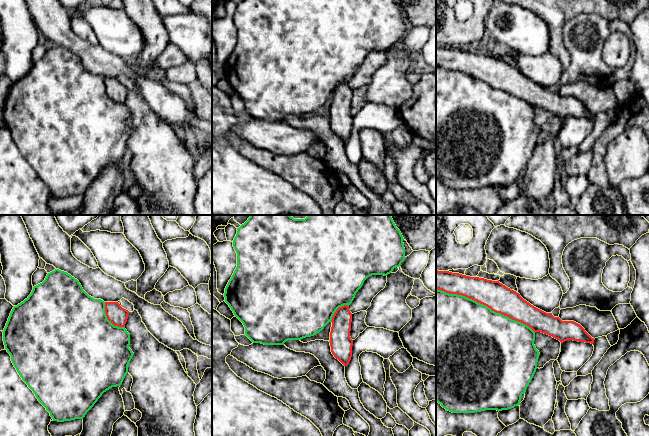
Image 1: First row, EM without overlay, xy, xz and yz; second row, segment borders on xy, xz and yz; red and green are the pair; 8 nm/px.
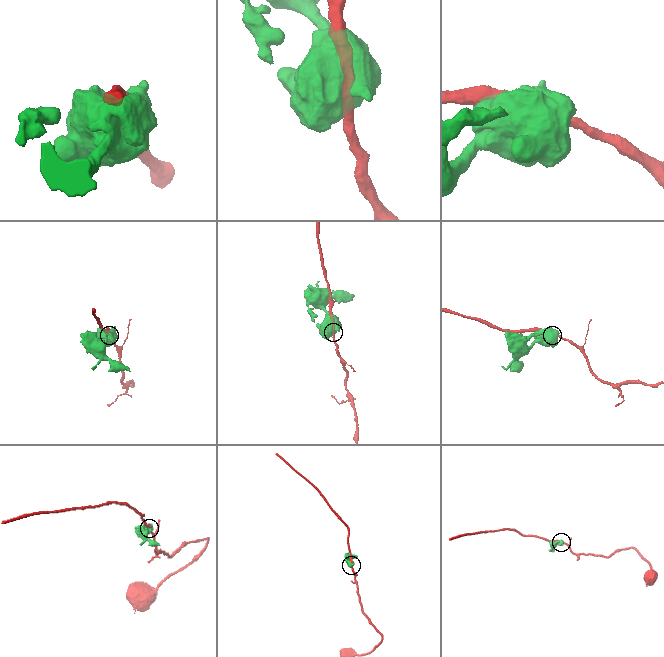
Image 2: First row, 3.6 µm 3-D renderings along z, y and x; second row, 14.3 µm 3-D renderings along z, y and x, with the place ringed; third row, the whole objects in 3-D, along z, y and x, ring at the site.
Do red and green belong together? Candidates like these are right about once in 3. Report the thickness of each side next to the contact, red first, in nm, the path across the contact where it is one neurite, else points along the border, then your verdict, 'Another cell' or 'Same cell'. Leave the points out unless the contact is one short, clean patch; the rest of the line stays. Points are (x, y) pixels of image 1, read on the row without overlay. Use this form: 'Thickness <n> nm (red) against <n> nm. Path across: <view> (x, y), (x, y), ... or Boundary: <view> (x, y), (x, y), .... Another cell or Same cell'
Thickness 220 nm (red) against 480 nm. Another cell

